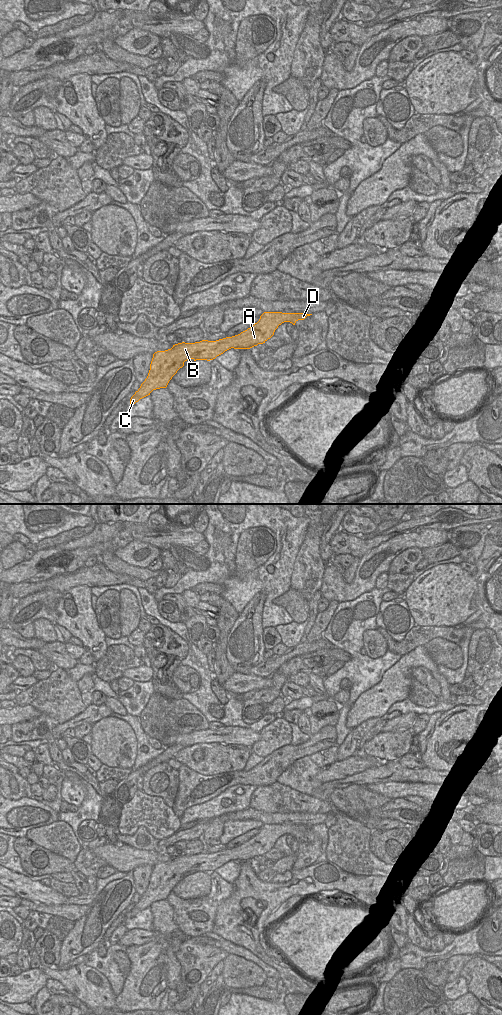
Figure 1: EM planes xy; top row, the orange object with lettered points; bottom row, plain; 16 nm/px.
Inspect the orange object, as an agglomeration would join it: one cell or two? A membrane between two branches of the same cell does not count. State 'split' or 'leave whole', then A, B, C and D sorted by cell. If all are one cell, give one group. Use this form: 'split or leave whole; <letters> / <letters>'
leave whole; A B C D

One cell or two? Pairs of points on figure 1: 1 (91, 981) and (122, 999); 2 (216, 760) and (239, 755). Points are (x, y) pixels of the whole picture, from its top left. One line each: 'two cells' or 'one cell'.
1: two cells
2: one cell

